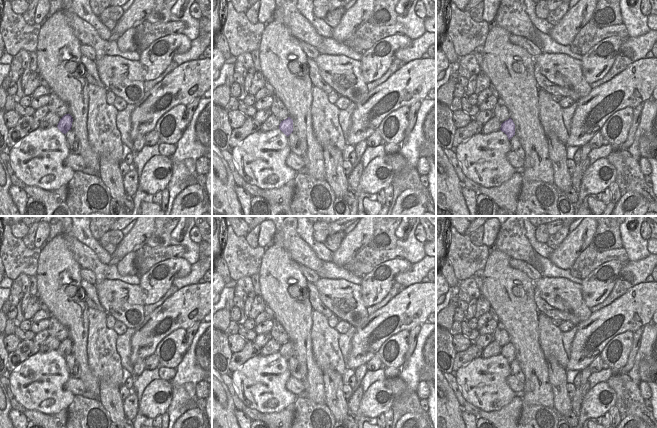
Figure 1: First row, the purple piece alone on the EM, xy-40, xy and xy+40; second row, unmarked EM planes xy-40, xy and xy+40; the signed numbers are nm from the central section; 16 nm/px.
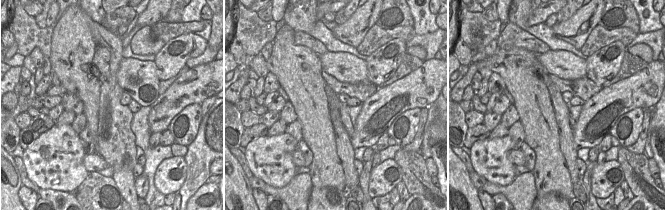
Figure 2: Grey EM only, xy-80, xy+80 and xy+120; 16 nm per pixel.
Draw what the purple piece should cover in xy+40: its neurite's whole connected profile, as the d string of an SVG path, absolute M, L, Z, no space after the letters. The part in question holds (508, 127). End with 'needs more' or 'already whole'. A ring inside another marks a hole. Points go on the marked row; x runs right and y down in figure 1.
M511 118L501 124L500 130L504 132L510 140L515 135L515 124Z; already whole

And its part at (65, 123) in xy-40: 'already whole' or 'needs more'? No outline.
already whole

